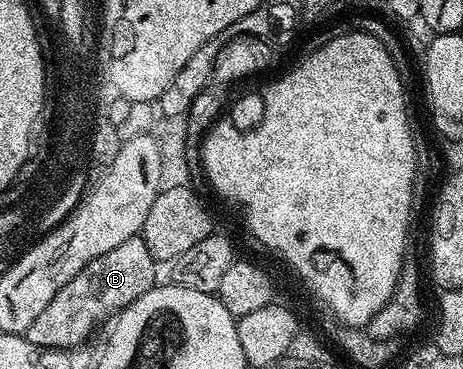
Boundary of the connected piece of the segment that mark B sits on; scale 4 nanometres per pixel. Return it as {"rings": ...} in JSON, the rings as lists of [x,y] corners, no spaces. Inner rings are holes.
{"rings":[[[141,236],[120,243],[120,247],[112,247],[112,251],[92,259],[92,263],[88,263],[80,275],[56,291],[56,299],[52,299],[52,303],[40,311],[36,323],[26,329],[24,336],[43,349],[73,349],[81,346],[105,317],[113,318],[140,299],[140,295],[154,288],[154,268],[155,259],[149,254]]]}

